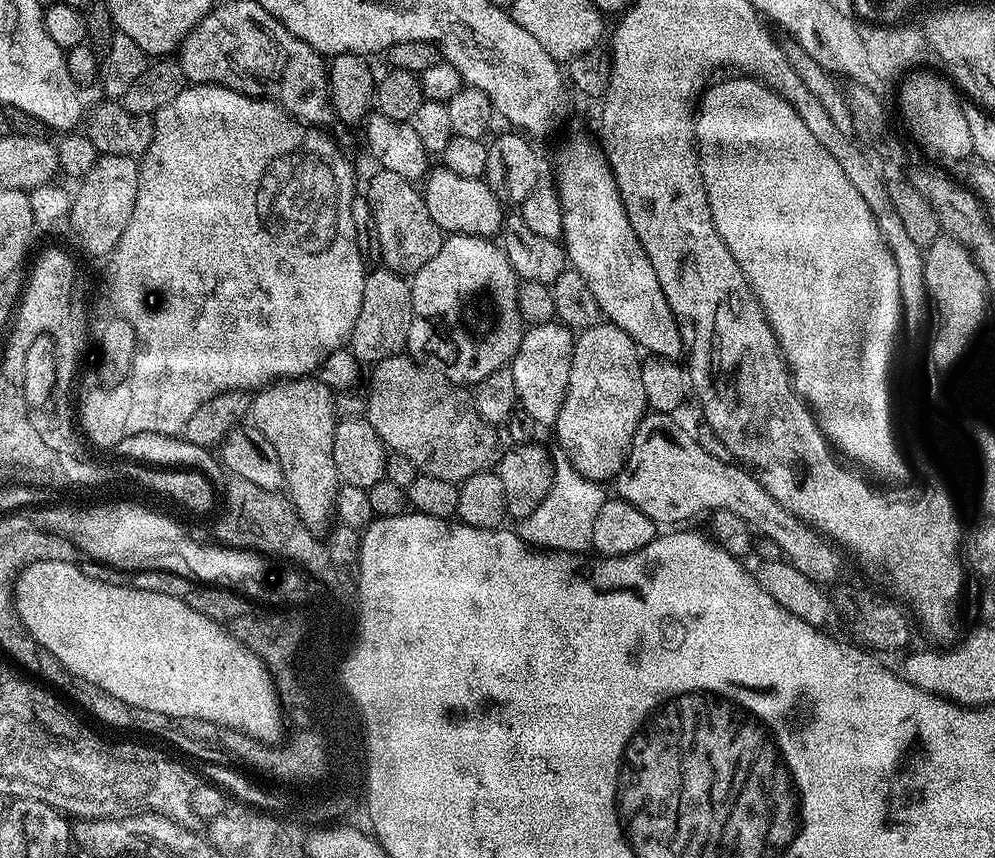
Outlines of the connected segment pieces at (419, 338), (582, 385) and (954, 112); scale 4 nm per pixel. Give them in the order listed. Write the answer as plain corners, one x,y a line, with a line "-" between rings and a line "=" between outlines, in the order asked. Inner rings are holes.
449,235
444,241
442,250
422,266
410,280
412,285
412,321
408,335
407,355
417,364
424,364
438,374
446,374
450,382
471,386
482,382
486,374
511,365
522,338
526,325
518,310
518,290
521,281
517,277
509,253
503,252
496,245
495,239
487,236
=
604,322
599,325
598,330
581,331
574,339
574,358
570,358
570,382
566,390
566,398
562,410
558,410
558,418
554,425
556,431
556,440
560,443
560,448
564,451
563,459
574,470
587,480
594,480
597,482
608,482
620,475
620,469
624,466
624,460
628,456
629,450
632,448
632,439
638,430
641,420
646,415
648,403
646,402
646,390
642,390
642,370
640,365
642,363
641,353
638,351
638,345
630,338
630,334
626,334
618,326
=
920,68
909,71
899,83
900,110
906,122
907,130
913,138
932,152
946,156
952,160
973,157
973,142
970,126
966,123
964,108
961,107
959,95
949,79
926,72
-
958,97
958,98
957,98

